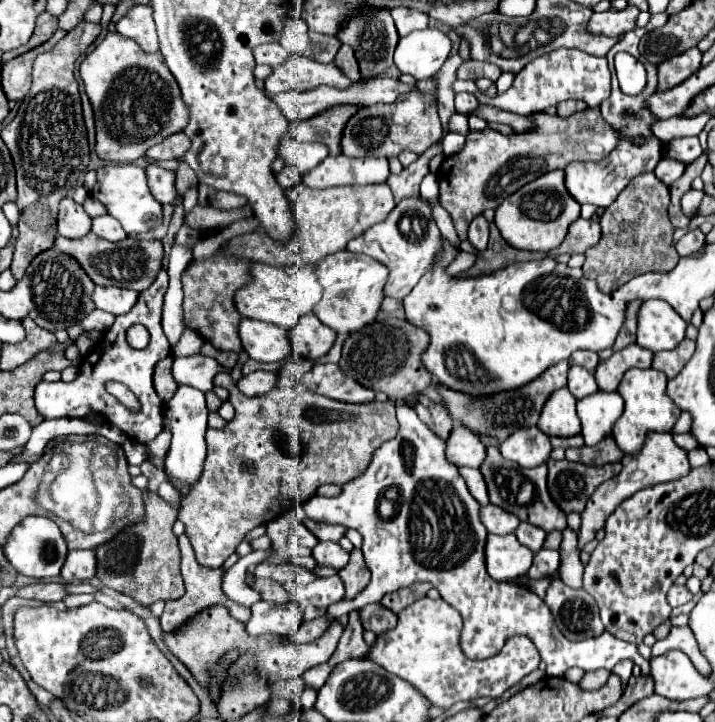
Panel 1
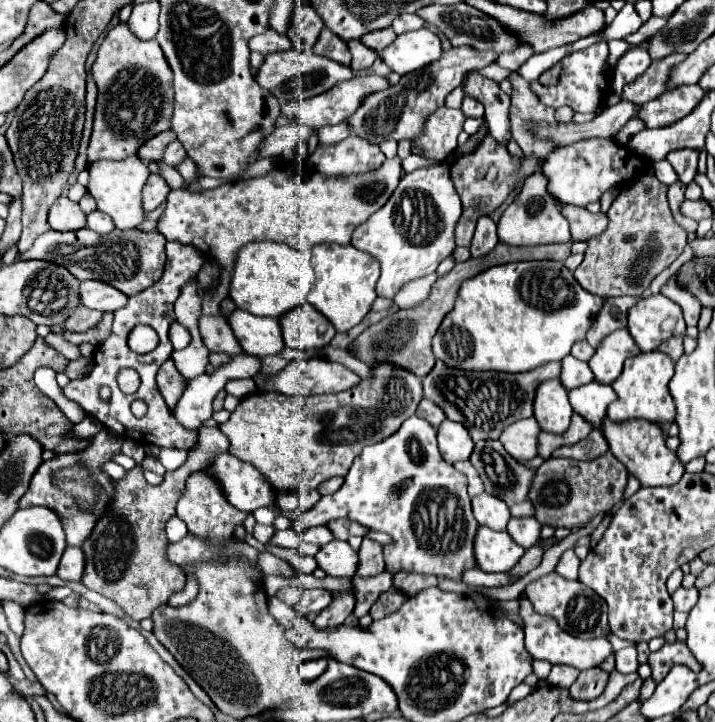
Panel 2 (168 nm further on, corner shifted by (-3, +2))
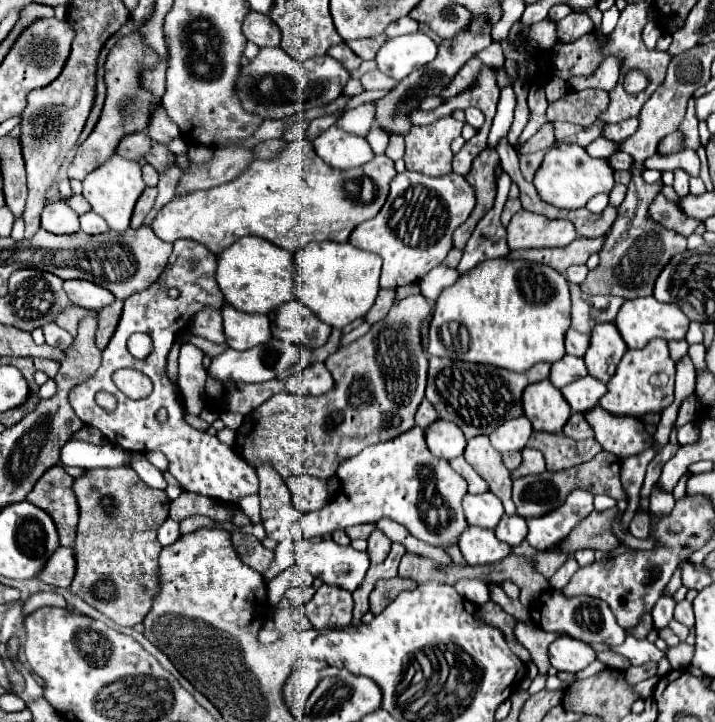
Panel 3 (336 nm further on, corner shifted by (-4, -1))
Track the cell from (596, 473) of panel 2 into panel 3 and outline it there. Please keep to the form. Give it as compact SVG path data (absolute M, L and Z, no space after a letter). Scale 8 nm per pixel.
M601 451L591 461L581 463L577 467L571 467L571 469L565 469L565 471L557 471L557 473L545 471L541 475L519 477L519 479L513 481L513 503L517 505L517 513L521 517L529 519L529 517L539 517L539 515L551 511L551 509L559 507L573 489L585 489L585 491L595 493L595 495L605 493L605 495L609 495L609 497L613 497L617 501L619 499L627 499L625 491L621 487L619 469L621 469L621 461L613 453Z

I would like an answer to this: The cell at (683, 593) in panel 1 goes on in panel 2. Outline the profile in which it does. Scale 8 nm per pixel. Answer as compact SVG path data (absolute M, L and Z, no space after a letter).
M678 588L672 594L672 600L674 600L674 610L690 612L698 600L698 588Z

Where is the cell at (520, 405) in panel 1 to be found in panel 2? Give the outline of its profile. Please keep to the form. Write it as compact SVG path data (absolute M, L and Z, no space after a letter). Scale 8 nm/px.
M436 360L434 370L424 378L424 398L438 404L444 414L468 428L474 442L478 440L498 440L500 432L522 418L534 416L534 396L540 382L560 378L562 364L548 362L540 368L522 374L504 372L464 372L448 368L442 360Z

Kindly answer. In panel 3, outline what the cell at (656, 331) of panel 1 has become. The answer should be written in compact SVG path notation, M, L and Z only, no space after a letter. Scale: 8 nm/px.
M649 295L649 297L627 299L621 305L621 311L617 313L615 325L617 325L623 341L627 343L627 347L641 349L641 347L645 347L655 337L661 337L665 341L685 339L685 333L689 329L689 319L685 317L685 313L675 303L661 303L661 301L657 301L655 297Z

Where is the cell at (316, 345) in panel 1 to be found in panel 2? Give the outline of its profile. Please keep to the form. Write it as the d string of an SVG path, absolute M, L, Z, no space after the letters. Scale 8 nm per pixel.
M308 302L296 306L296 310L290 310L284 318L280 318L280 324L286 346L296 350L324 348L336 334L332 324Z

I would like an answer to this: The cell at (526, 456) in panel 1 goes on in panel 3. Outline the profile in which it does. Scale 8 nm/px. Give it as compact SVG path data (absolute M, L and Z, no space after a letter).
M517 417L517 419L507 419L505 423L501 423L493 433L489 433L489 439L491 439L491 445L499 453L523 451L531 433L533 433L533 427L531 427L529 419Z

